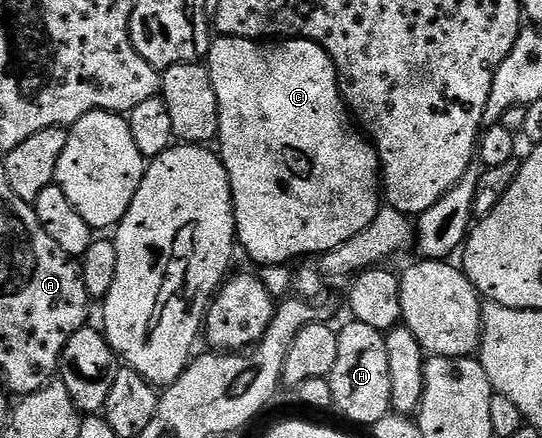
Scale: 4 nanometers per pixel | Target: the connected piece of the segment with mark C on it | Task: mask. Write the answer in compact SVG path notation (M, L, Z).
M221 35L209 46L207 64L209 67L209 74L211 75L211 83L215 87L215 99L217 100L217 110L219 111L219 127L217 128L219 142L221 141L219 156L221 162L225 164L225 170L229 176L229 186L233 192L233 218L237 220L237 241L239 242L240 248L241 245L245 248L245 253L251 260L258 261L258 266L264 267L266 265L285 265L286 263L290 263L289 261L295 260L296 257L309 257L312 253L314 253L314 255L320 255L327 251L331 251L335 247L339 247L339 243L347 243L347 239L351 239L351 235L359 235L359 231L363 231L363 227L367 227L373 222L377 210L382 208L383 205L381 160L377 157L377 151L373 148L372 141L369 140L364 132L359 131L344 99L341 98L341 88L337 82L337 69L333 66L333 61L327 55L327 51L323 51L323 47L319 47L315 43L311 43L304 39L254 39L252 37L226 37Z

